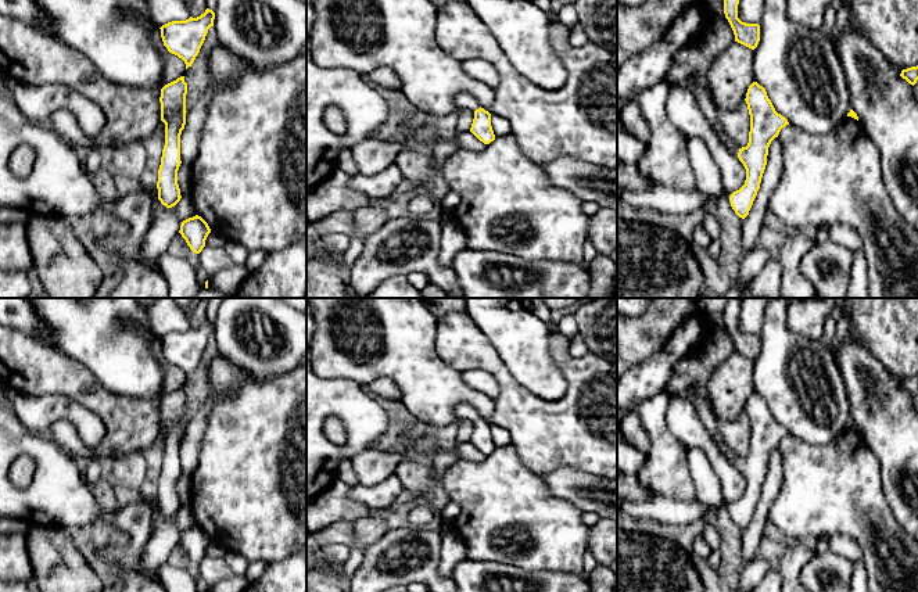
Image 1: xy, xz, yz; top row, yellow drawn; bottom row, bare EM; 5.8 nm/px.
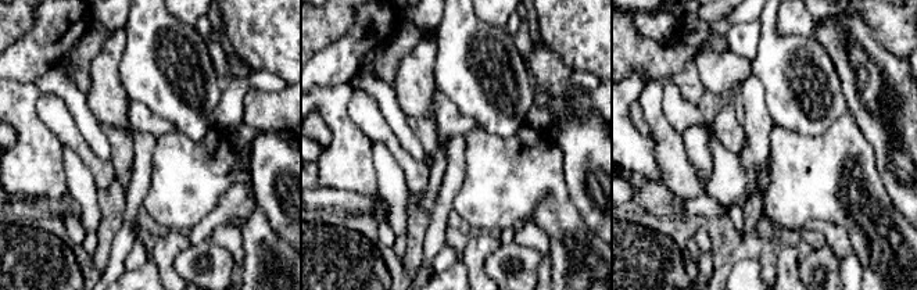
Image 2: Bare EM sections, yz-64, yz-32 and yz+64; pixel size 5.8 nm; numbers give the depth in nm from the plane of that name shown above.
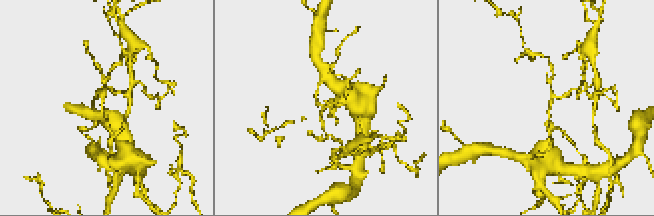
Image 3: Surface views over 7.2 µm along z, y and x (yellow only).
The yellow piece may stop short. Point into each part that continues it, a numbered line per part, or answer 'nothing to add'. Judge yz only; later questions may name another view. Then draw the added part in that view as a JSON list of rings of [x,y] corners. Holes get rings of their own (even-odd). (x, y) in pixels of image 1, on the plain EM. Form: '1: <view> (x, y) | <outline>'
1: yz (705, 411) | [[[695,395],[692,397],[691,403],[695,406],[700,421],[703,423],[704,428],[709,431],[710,437],[716,441],[720,451],[734,466],[738,466],[741,458],[720,435],[718,419],[714,415],[710,401]]]

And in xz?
1: xz (463, 411) | [[[459,403],[455,408],[455,413],[458,416],[458,420],[470,420],[476,421],[480,419],[478,412],[469,403]]]

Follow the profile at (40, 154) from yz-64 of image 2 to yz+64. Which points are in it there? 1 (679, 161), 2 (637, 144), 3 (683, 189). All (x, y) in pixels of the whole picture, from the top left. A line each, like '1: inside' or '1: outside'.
1: inside
2: outside
3: inside

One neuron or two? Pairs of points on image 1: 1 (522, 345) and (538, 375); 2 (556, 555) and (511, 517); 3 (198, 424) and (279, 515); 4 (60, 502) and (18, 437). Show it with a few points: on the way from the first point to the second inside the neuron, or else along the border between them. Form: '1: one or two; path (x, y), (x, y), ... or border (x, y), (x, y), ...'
1: one; path (526, 352), (534, 368)
2: one; path (548, 542), (527, 521), (523, 521)
3: two; border (219, 401), (207, 416), (197, 462)
4: one; path (57, 485), (56, 470), (35, 449)

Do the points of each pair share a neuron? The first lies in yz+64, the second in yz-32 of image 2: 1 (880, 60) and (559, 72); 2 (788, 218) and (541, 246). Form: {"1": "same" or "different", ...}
{"1": "same", "2": "different"}

